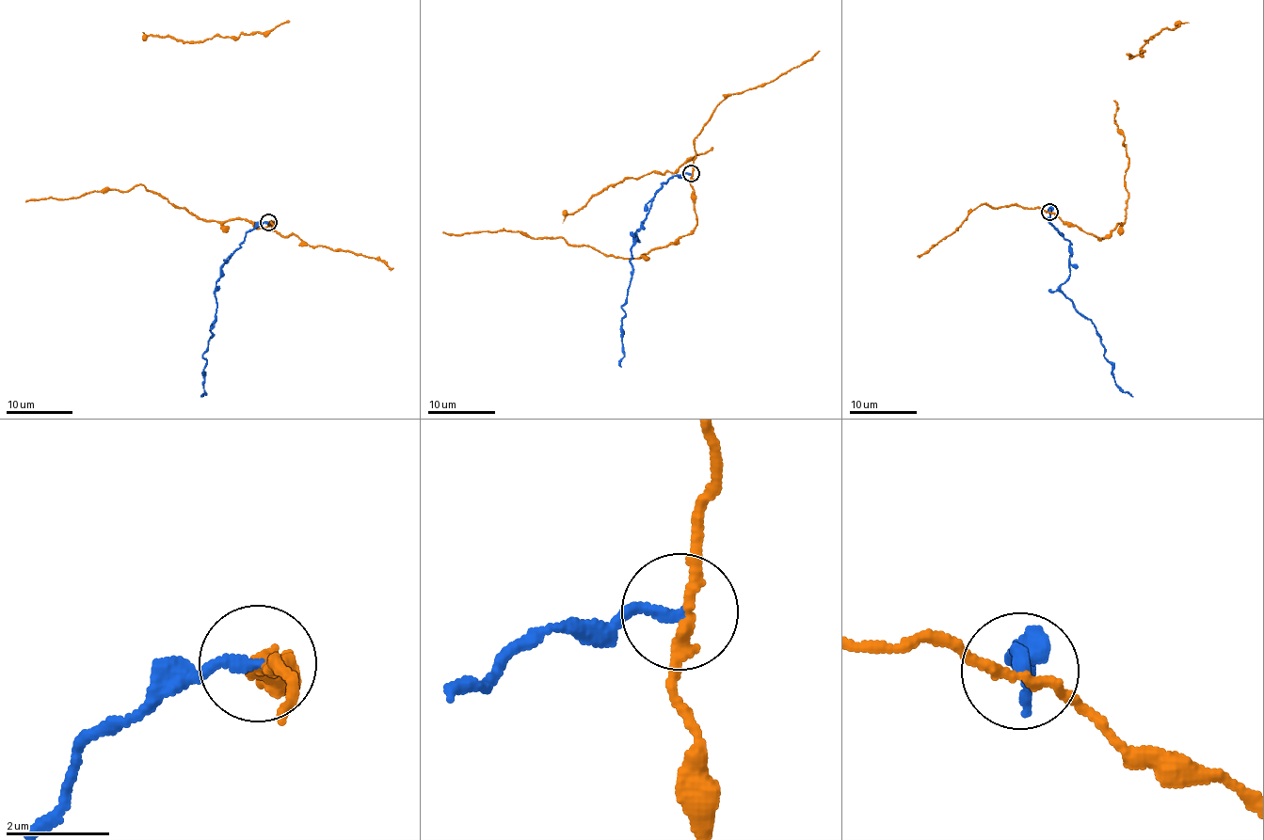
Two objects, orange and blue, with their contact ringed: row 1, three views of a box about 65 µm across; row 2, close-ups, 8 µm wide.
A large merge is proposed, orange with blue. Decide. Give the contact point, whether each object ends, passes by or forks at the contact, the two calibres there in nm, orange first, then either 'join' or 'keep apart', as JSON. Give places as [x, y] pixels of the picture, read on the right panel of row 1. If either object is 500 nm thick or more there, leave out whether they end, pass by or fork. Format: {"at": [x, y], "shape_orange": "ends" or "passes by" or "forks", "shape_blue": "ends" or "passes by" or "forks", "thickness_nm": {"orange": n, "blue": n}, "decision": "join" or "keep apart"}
{"at": [1049, 212], "shape_orange": "passes by", "shape_blue": "ends", "thickness_nm": {"orange": 200, "blue": 220}, "decision": "keep apart"}

